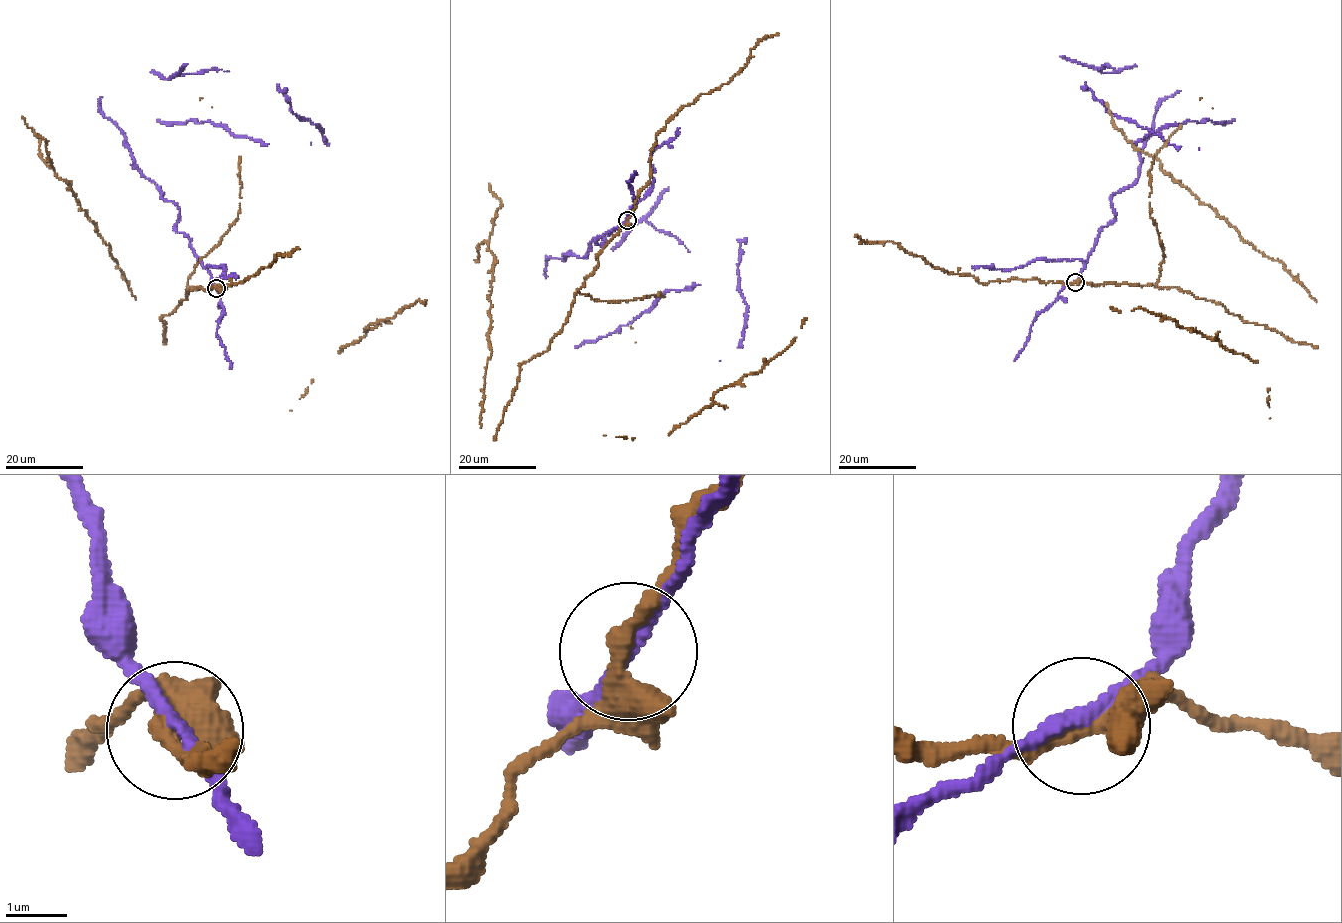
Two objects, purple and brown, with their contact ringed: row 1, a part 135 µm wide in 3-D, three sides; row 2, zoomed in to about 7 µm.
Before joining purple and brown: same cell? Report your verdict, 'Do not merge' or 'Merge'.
Do not merge

